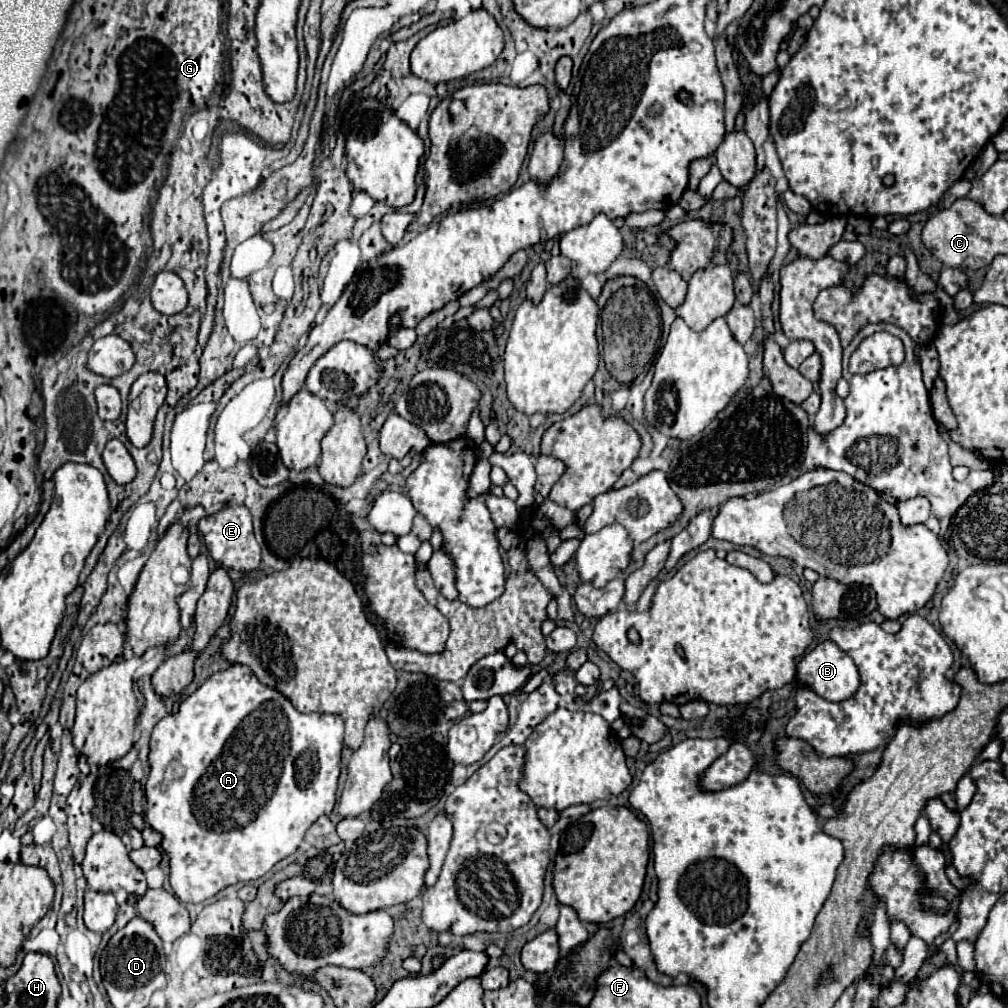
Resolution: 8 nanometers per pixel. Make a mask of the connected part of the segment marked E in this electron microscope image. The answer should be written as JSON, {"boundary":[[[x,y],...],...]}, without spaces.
{"boundary":[[[226,505],[222,511],[200,519],[196,531],[204,535],[204,543],[212,561],[224,569],[236,571],[254,571],[260,565],[260,547],[254,539],[252,531],[252,517],[244,505]]]}

